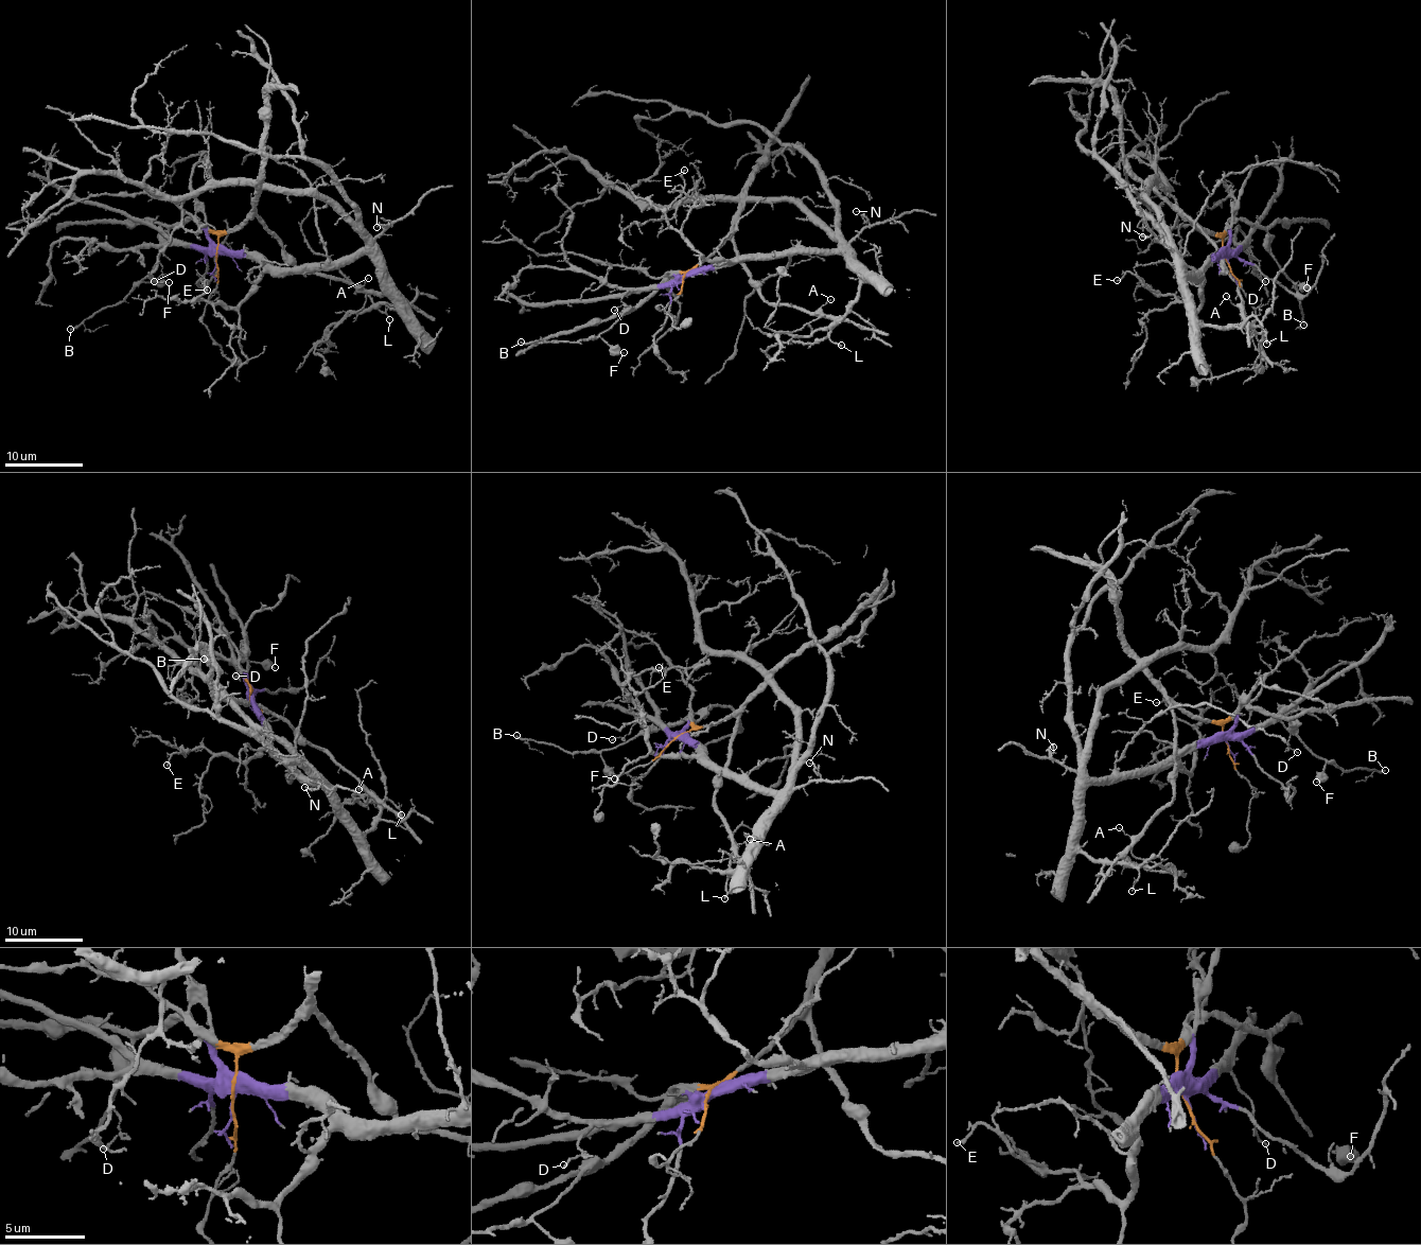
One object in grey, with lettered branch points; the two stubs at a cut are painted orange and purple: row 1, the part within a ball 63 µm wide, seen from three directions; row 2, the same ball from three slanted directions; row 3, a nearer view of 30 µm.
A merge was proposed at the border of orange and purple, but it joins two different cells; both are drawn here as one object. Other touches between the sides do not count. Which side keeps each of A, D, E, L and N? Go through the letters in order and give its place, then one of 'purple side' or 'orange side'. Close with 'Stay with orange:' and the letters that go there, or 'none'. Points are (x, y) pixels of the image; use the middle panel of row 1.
A: place (830, 299); orange side
D: place (614, 310); purple side
E: place (684, 170); purple side
L: place (841, 345); purple side
N: place (856, 211); purple side
Stay with orange: A

